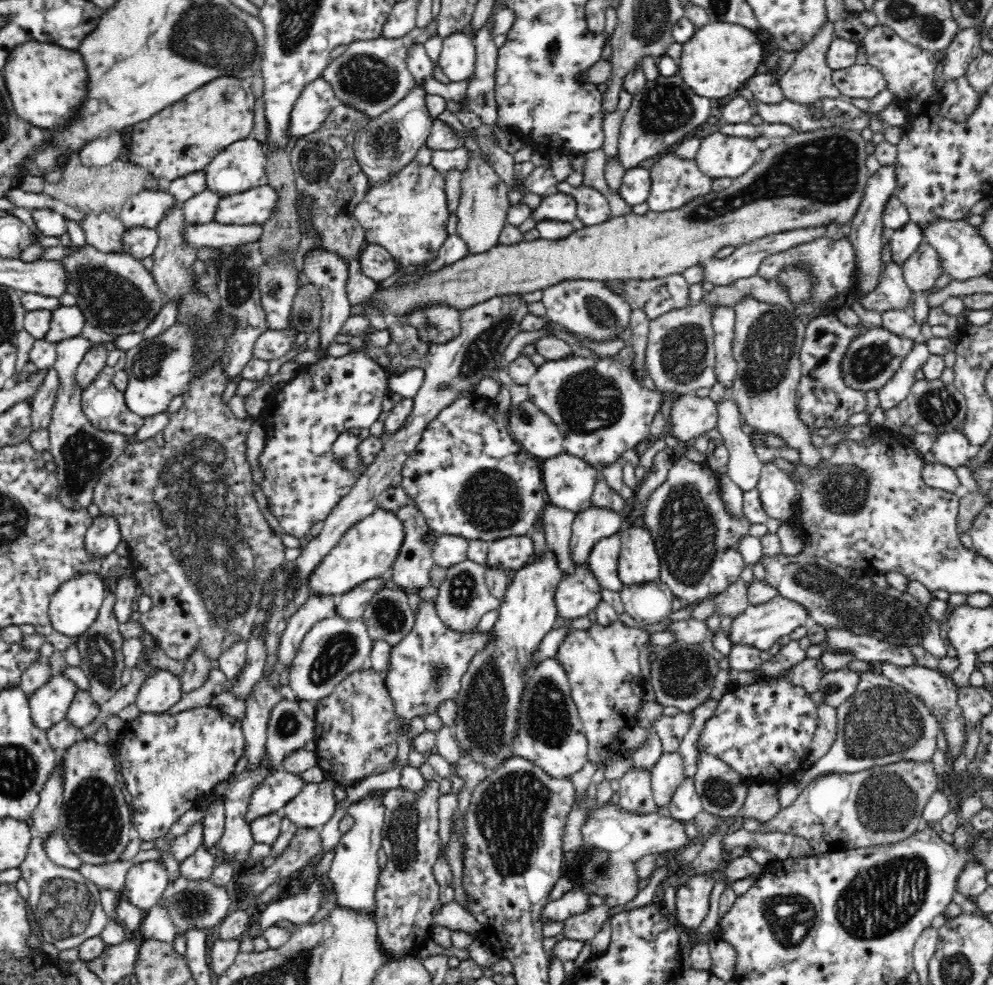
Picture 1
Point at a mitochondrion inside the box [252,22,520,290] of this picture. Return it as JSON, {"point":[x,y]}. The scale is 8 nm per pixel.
{"point":[369,79]}

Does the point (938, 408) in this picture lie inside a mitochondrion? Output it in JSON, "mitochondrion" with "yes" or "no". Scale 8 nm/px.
{"mitochondrion":"yes"}

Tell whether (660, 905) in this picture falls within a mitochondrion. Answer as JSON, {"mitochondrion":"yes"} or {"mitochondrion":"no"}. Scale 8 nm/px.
{"mitochondrion":"no"}

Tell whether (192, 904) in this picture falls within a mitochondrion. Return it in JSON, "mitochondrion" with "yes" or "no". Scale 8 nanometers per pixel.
{"mitochondrion":"yes"}

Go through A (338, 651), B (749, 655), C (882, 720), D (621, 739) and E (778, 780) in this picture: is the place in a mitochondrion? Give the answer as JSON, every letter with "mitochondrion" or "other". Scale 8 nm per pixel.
{"A":"mitochondrion","B":"other","C":"mitochondrion","D":"other","E":"other"}

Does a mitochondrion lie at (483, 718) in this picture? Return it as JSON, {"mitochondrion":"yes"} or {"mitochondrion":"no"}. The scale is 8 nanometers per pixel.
{"mitochondrion":"yes"}

